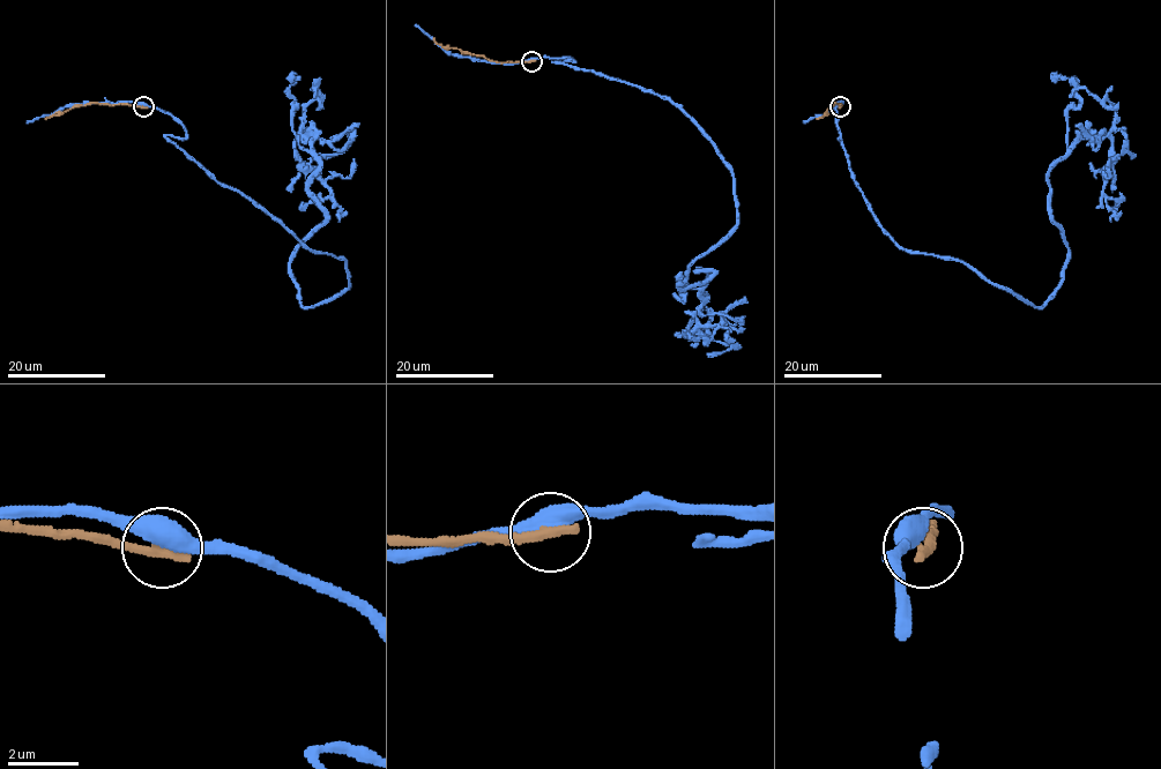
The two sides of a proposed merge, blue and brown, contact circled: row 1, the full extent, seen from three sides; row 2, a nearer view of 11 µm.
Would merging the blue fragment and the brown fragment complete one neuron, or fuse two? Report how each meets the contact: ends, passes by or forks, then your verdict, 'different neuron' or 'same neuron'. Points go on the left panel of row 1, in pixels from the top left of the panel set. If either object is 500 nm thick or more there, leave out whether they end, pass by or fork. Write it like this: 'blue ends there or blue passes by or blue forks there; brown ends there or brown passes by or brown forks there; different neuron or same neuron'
different neuron

